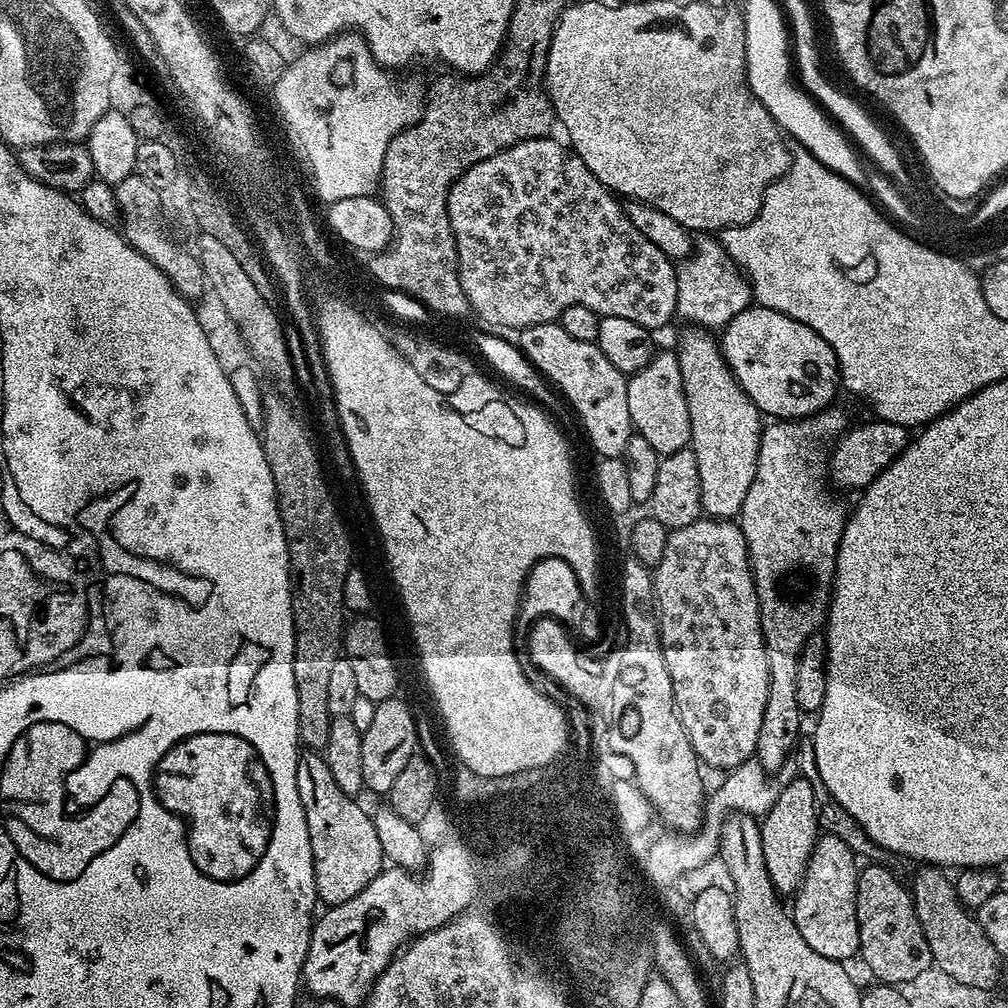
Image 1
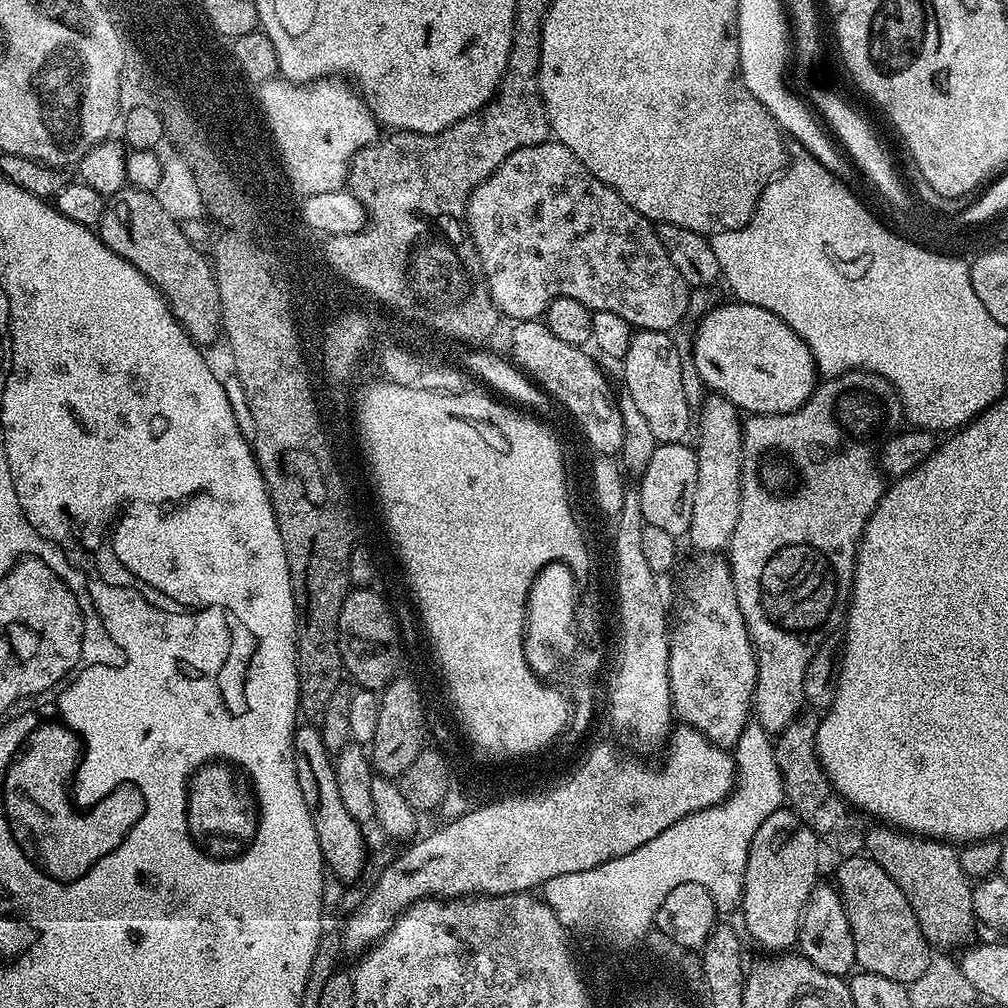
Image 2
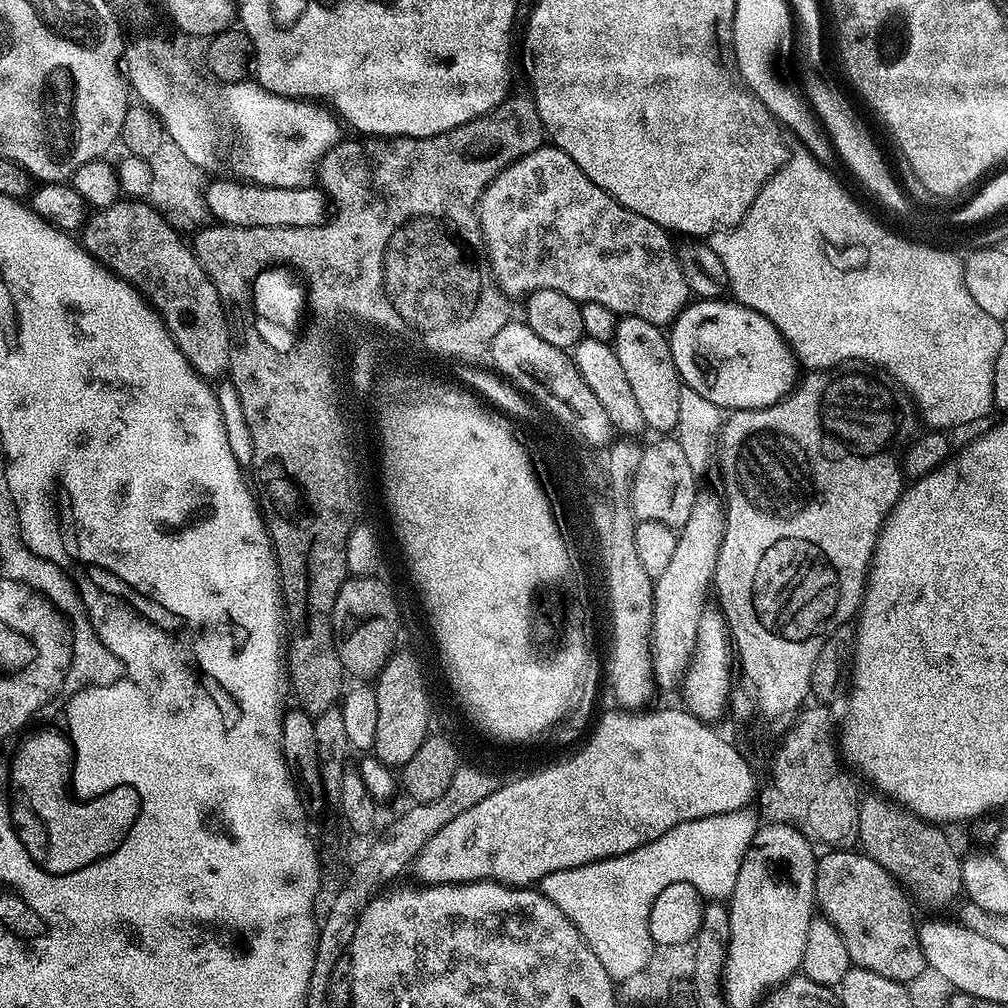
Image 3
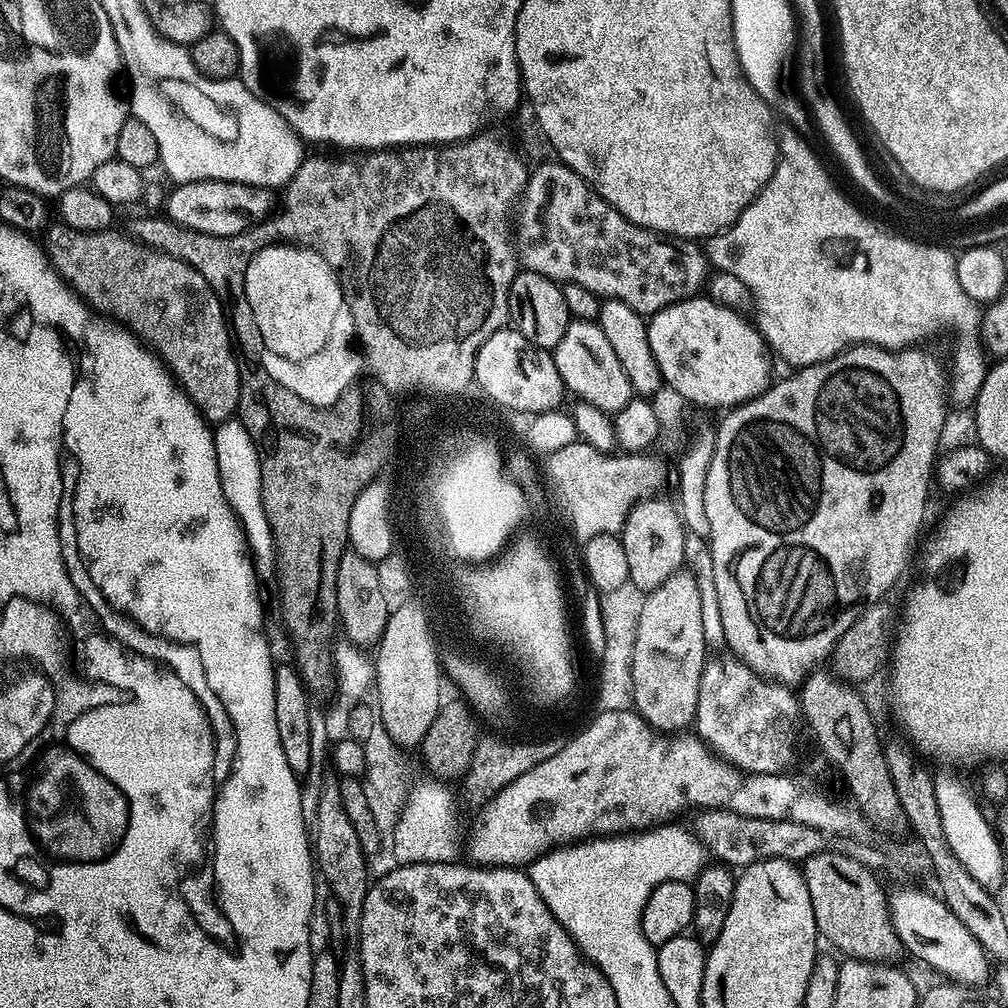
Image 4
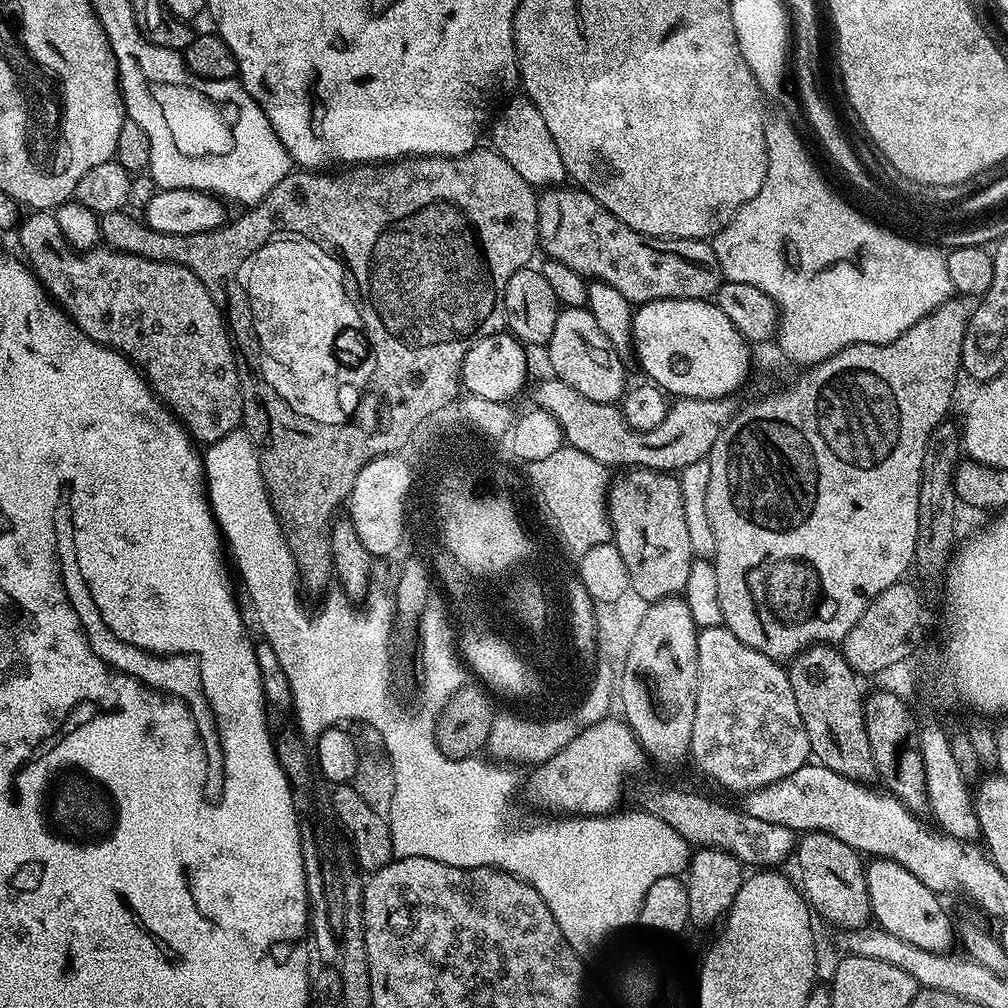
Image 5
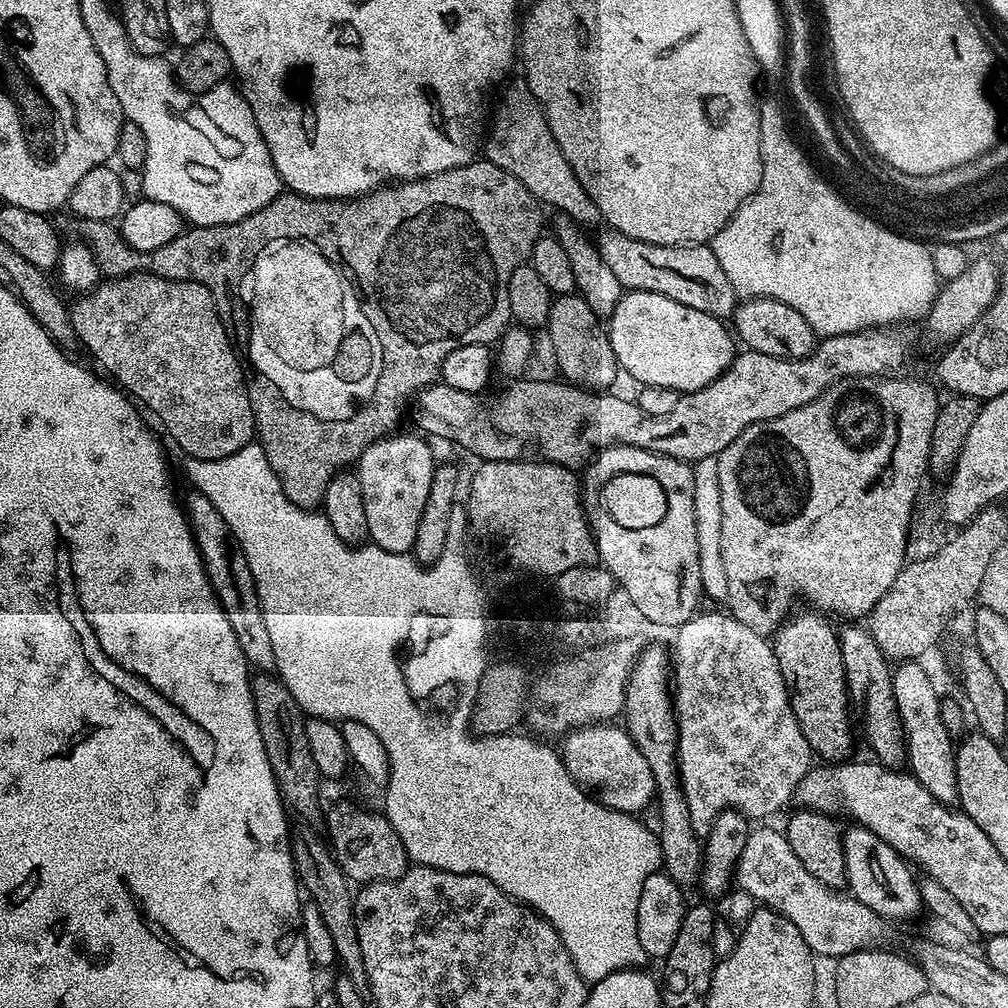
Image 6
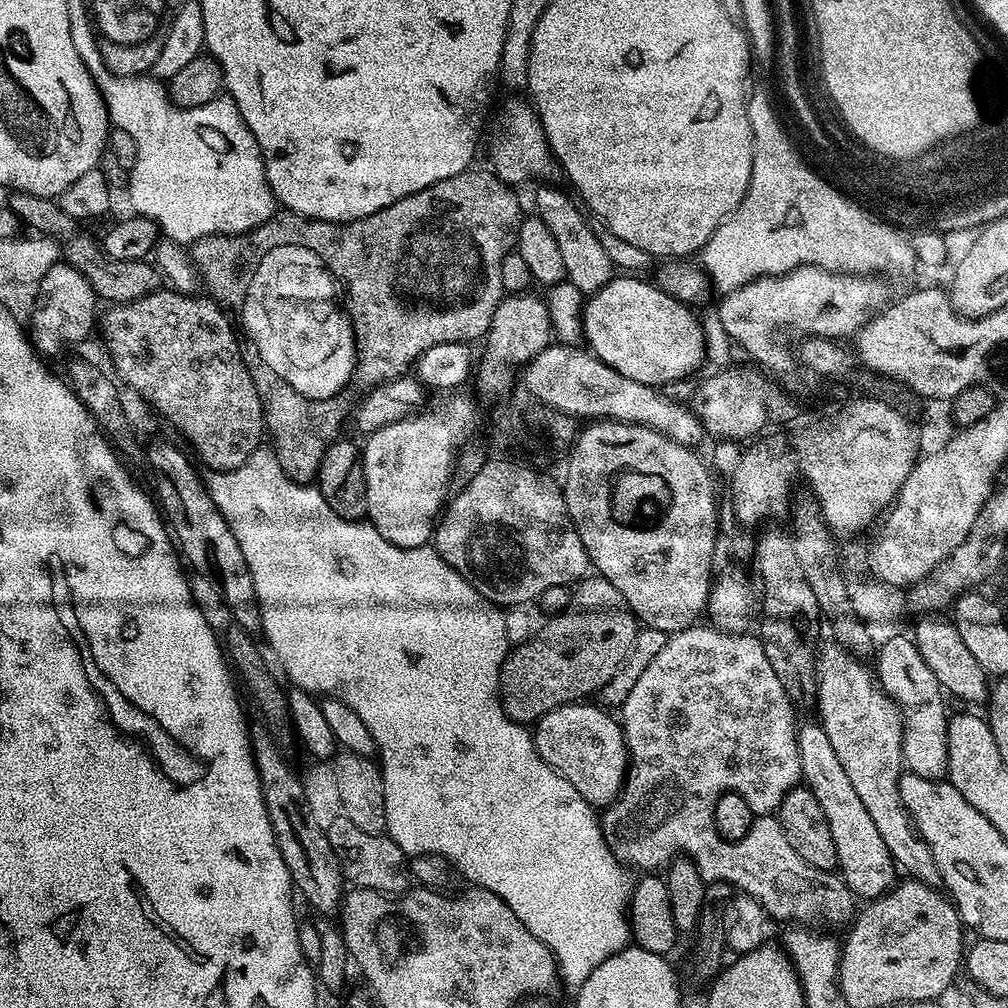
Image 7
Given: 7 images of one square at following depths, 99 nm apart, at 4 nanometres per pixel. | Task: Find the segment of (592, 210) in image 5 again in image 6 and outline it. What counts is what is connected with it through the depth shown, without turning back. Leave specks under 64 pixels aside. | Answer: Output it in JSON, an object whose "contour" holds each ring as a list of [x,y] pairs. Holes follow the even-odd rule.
{"contour":[[[604,230],[598,239],[598,247],[606,266],[614,270],[618,282],[629,292],[662,294],[666,298],[674,298],[674,302],[682,302],[682,306],[721,318],[731,317],[736,311],[737,294],[708,244],[658,246],[638,242],[621,232]]]}

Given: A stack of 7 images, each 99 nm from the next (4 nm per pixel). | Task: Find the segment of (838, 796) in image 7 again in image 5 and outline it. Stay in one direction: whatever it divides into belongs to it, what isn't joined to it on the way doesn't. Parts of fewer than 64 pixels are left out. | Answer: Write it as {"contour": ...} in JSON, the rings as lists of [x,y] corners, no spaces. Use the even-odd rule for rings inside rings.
{"contour":[[[872,858],[867,861],[864,874],[866,890],[870,894],[872,920],[884,928],[894,938],[902,938],[902,942],[914,942],[924,950],[931,952],[947,952],[954,944],[954,921],[944,913],[939,904],[937,893],[930,891],[910,870],[898,866],[898,862],[883,858]]]}

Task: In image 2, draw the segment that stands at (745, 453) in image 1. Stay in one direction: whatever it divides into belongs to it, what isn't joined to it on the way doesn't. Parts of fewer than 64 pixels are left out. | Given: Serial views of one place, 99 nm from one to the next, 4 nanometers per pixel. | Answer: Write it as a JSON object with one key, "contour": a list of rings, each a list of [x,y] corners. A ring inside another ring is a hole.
{"contour":[[[715,394],[709,395],[707,399],[700,404],[698,408],[698,428],[700,424],[700,430],[694,439],[694,447],[696,449],[696,457],[698,458],[698,490],[694,490],[694,514],[690,518],[690,530],[688,531],[686,540],[690,542],[698,551],[704,552],[700,554],[716,554],[719,550],[727,549],[730,538],[734,534],[734,526],[738,526],[738,514],[740,513],[740,454],[744,450],[744,430],[742,427],[741,413],[729,402],[726,398],[717,396]]]}

